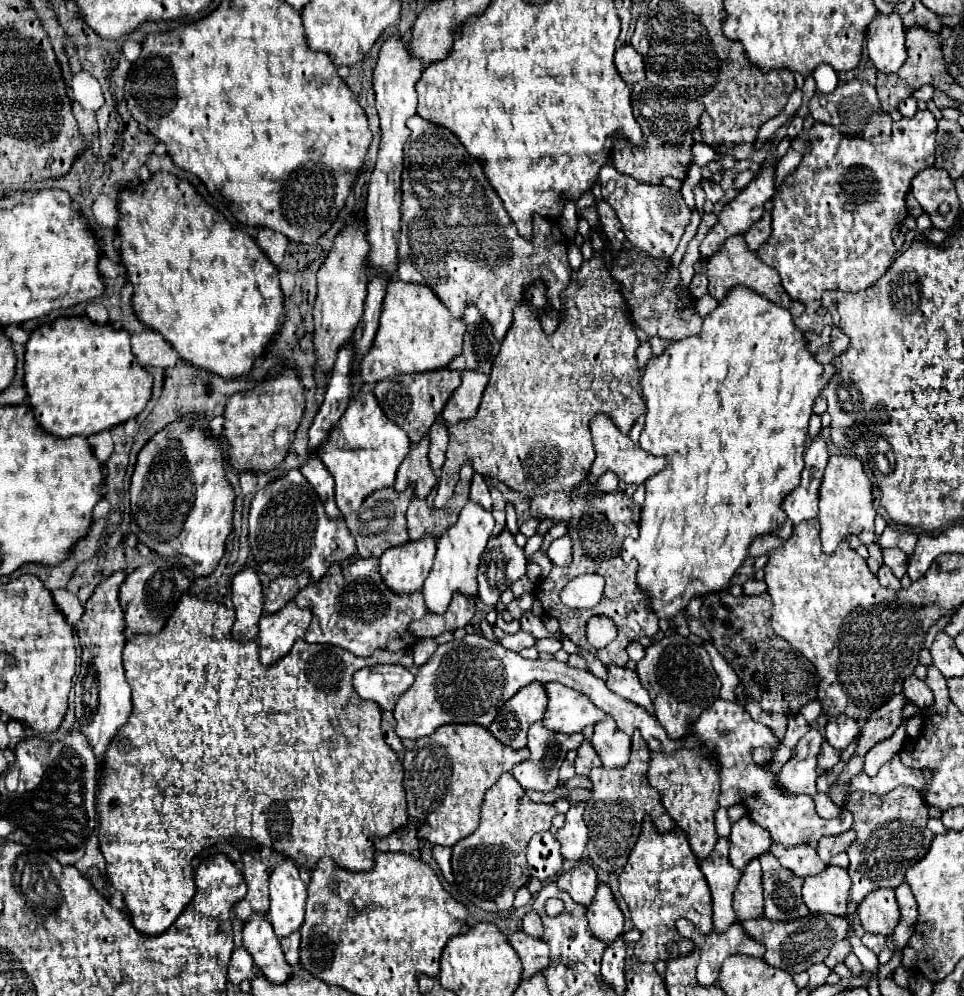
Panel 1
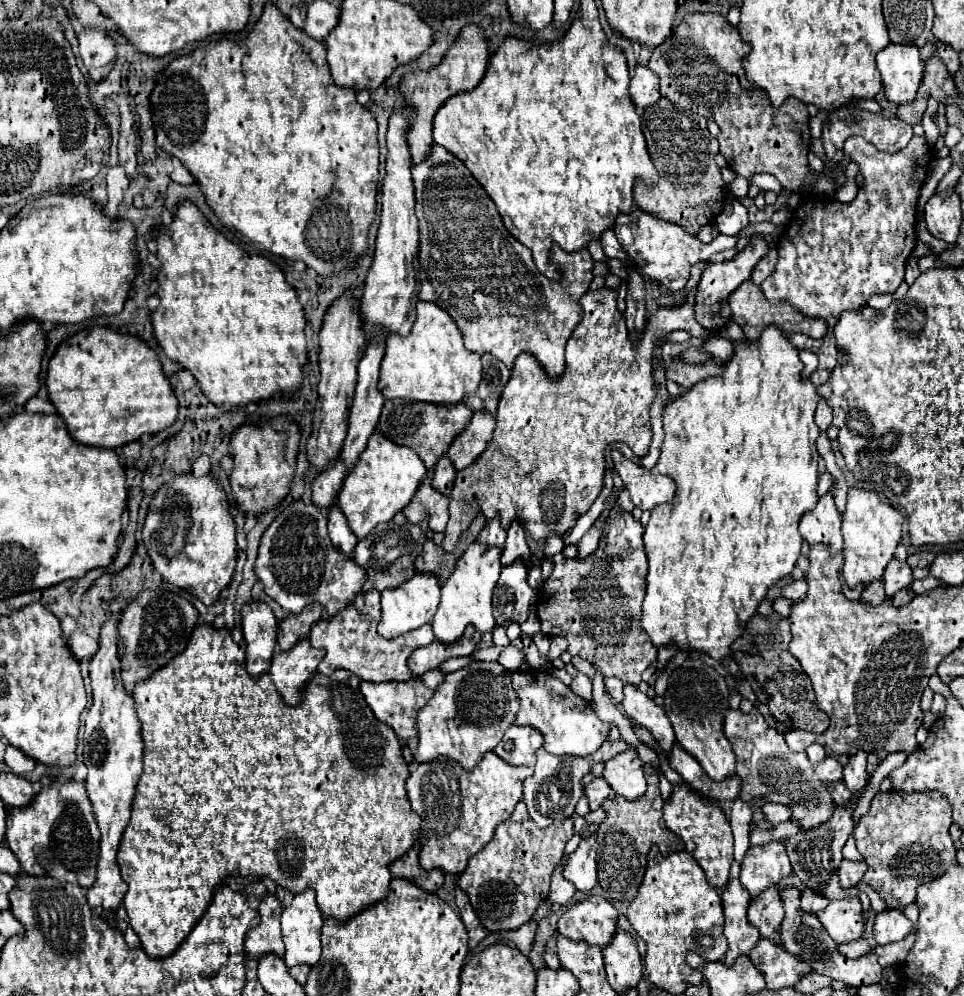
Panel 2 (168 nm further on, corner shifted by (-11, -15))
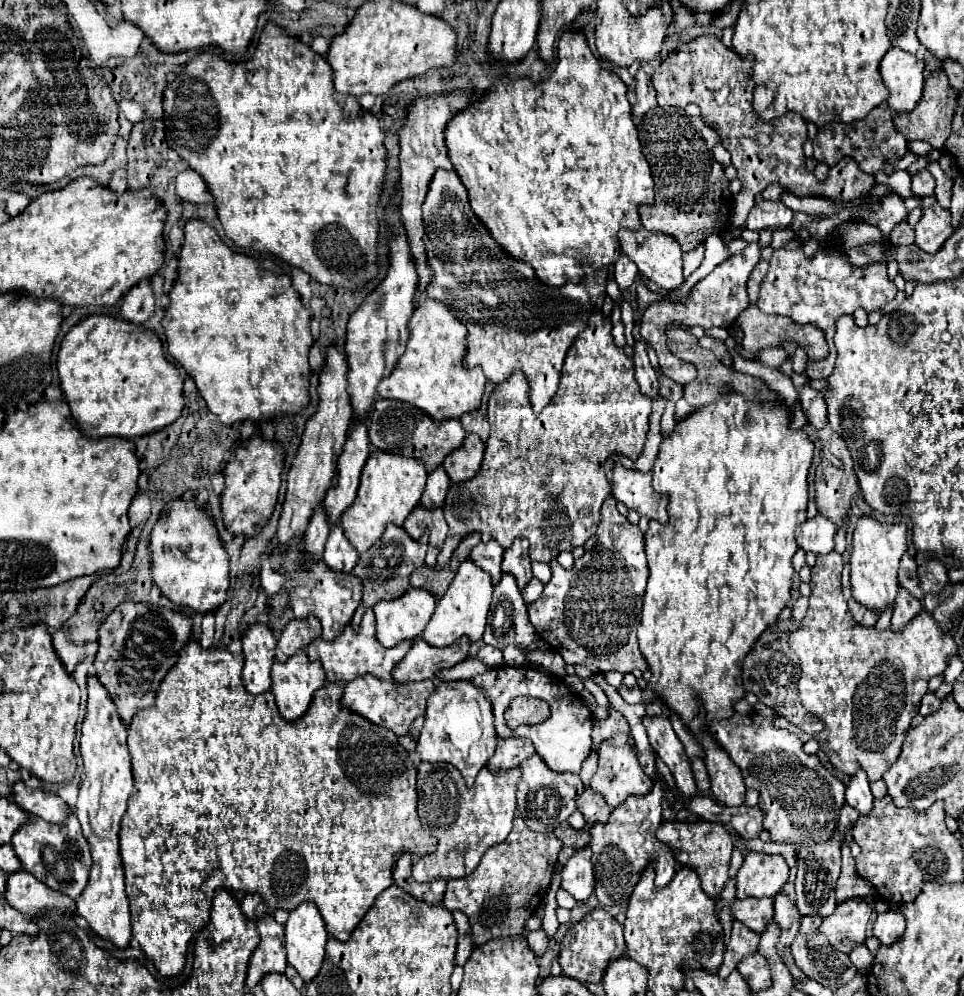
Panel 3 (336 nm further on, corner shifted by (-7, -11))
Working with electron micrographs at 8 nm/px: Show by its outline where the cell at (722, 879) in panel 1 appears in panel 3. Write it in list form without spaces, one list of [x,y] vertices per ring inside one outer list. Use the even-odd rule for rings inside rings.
[[[732,921],[730,943],[728,943],[728,947],[726,947],[724,963],[722,963],[720,971],[718,971],[718,975],[720,975],[722,979],[726,979],[726,975],[730,975],[730,973],[736,969],[736,965],[738,965],[744,957],[756,953],[758,941],[760,941],[760,935],[758,935],[758,933],[750,931],[744,923]]]

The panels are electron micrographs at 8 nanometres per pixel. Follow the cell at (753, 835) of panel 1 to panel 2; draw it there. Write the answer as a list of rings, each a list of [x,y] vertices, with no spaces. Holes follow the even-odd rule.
[[[770,841],[762,847],[750,847],[742,861],[740,881],[744,889],[756,897],[768,885],[778,885],[792,873],[792,865],[786,847],[778,841]]]

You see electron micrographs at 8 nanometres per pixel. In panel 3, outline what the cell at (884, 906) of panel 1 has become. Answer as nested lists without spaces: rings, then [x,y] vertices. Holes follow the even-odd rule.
[[[886,911],[880,913],[876,923],[874,923],[874,937],[882,943],[882,945],[892,945],[896,943],[902,933],[906,931],[906,919],[902,913],[898,911]]]

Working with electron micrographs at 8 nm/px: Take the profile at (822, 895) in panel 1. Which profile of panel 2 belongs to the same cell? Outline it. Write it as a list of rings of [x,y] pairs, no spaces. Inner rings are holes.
[[[848,895],[844,899],[834,899],[826,909],[816,913],[824,929],[836,943],[846,943],[862,937],[862,905],[856,895]]]

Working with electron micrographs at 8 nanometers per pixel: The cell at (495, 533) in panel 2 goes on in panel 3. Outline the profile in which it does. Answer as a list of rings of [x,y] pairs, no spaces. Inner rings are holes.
[[[490,541],[490,543],[478,543],[478,545],[474,547],[474,551],[470,553],[470,559],[472,559],[478,567],[482,567],[484,571],[490,573],[494,585],[496,585],[496,583],[500,581],[500,577],[502,577],[502,569],[500,569],[502,553],[504,553],[504,549],[498,547],[498,543],[494,543],[494,541]]]

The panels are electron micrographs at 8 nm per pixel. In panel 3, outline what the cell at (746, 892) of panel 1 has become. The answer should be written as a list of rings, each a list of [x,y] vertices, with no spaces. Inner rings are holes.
[[[736,899],[732,905],[730,905],[730,915],[744,923],[748,929],[756,931],[756,933],[762,933],[768,923],[772,921],[772,915],[774,915],[774,903],[772,899]]]

